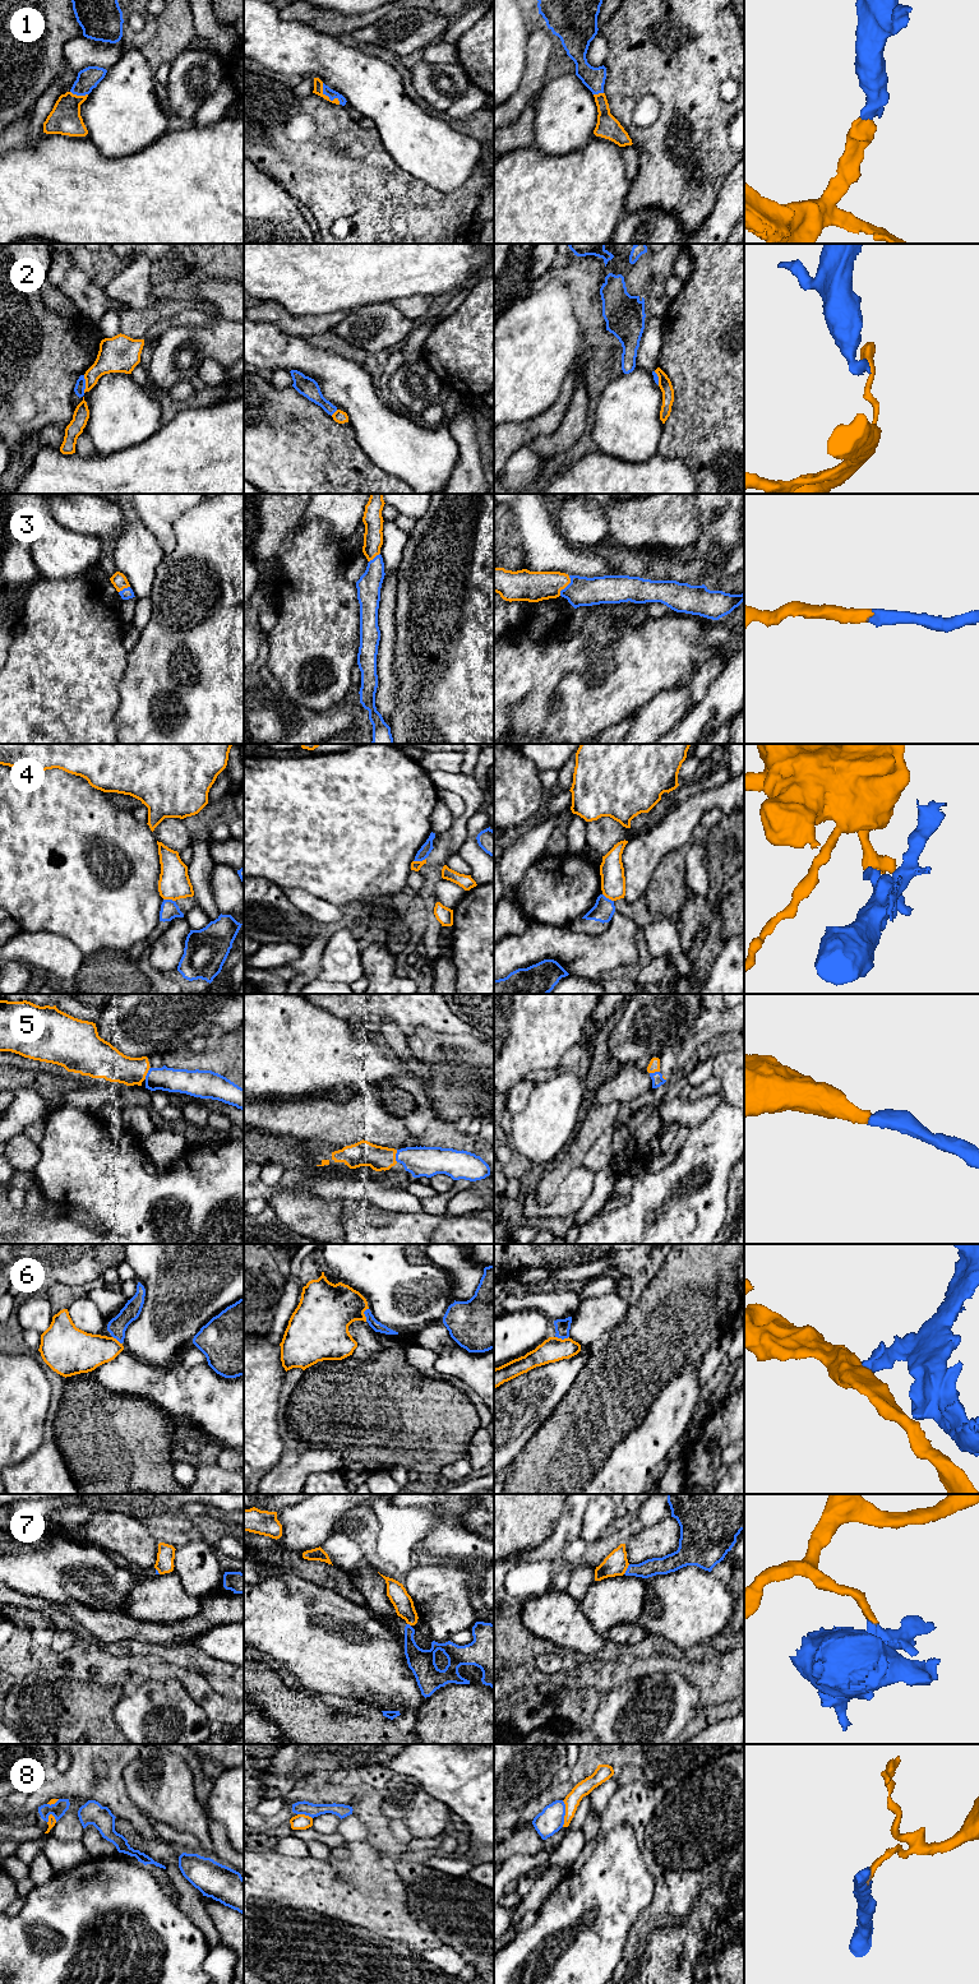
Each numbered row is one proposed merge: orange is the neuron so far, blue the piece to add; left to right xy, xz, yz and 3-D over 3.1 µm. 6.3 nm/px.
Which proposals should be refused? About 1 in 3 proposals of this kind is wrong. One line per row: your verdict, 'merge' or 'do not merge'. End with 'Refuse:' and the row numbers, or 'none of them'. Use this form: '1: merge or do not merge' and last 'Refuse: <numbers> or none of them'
1: merge
2: do not merge
3: merge
4: do not merge
5: merge
6: merge
7: do not merge
8: do not merge
Refuse: 2, 4, 7, 8

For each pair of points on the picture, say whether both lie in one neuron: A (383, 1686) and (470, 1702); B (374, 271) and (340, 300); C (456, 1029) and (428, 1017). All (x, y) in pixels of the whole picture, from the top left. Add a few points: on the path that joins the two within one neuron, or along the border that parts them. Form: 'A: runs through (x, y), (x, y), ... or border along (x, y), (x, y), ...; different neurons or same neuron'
A: border along (425, 1698), (418, 1716); different neurons
B: runs through (365, 274), (349, 291); same neuron
C: runs through (449, 1023), (444, 1023), (438, 1017), (434, 1017); same neuron

